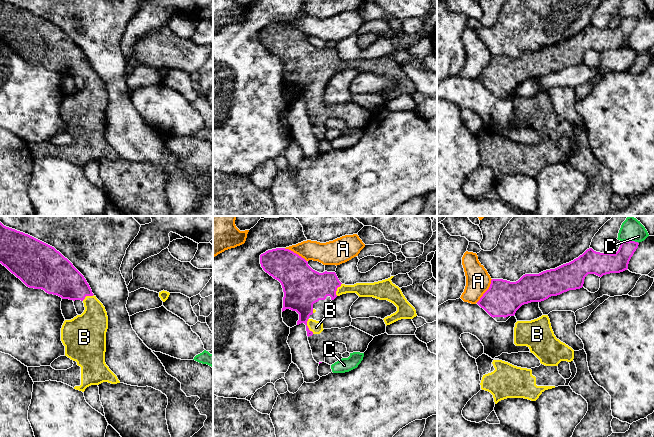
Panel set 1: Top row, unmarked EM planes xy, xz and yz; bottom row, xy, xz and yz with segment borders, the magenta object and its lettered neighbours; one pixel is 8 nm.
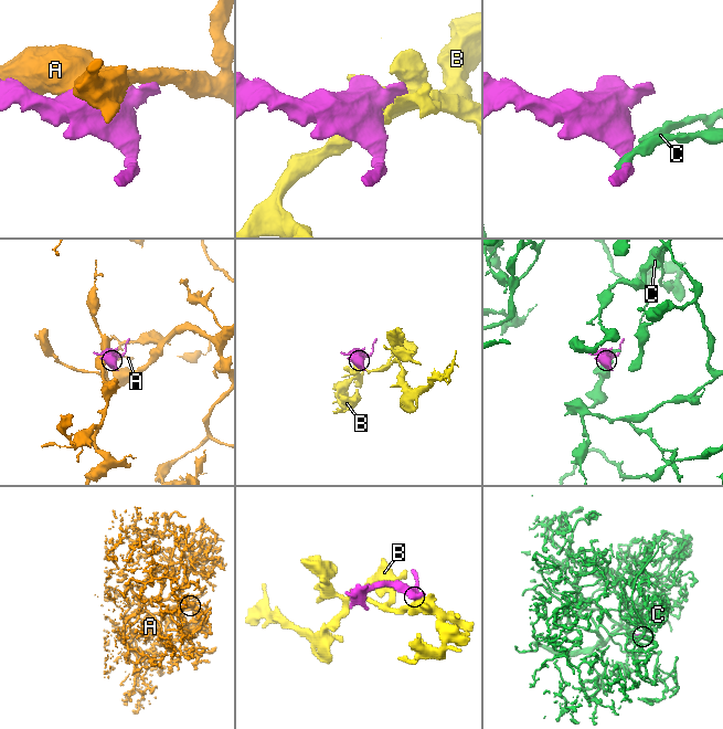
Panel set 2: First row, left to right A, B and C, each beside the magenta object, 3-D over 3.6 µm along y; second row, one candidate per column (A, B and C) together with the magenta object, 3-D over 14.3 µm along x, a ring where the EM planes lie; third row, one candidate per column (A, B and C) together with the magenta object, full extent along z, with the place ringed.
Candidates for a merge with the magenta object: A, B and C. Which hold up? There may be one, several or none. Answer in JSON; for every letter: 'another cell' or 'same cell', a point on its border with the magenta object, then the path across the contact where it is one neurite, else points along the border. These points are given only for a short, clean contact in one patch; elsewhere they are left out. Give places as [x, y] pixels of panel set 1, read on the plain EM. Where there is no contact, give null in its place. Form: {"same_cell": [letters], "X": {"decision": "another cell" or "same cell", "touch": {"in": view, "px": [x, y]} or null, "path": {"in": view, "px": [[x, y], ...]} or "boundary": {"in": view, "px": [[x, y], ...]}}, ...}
{"same_cell": ["B"], "A": {"decision": "another cell", "touch": {"in": "yz", "px": [486, 67]}}, "B": {"decision": "same cell", "touch": {"in": "xz", "px": [307, 102]}}, "C": {"decision": "another cell", "touch": {"in": "yz", "px": [630, 17]}, "boundary": {"in": "yz", "px": [[621, 17], [636, 17], [638, 19]]}}}

